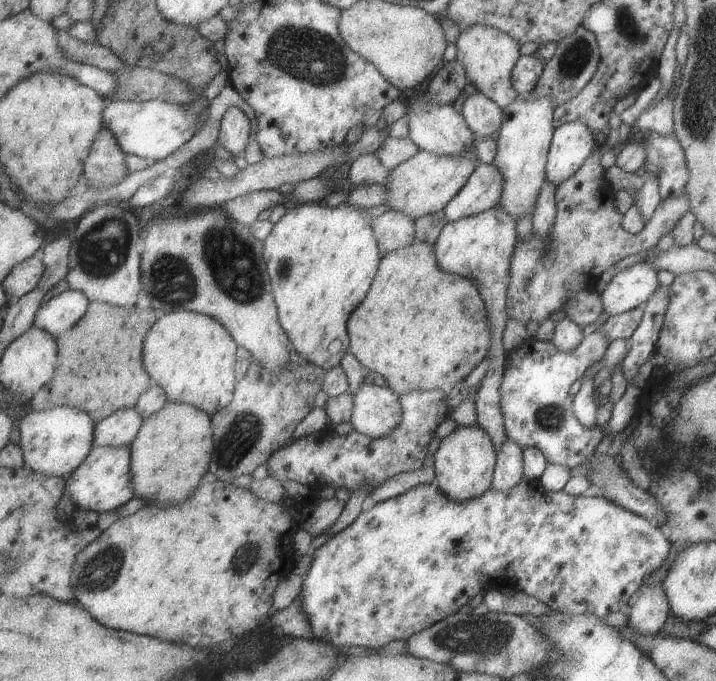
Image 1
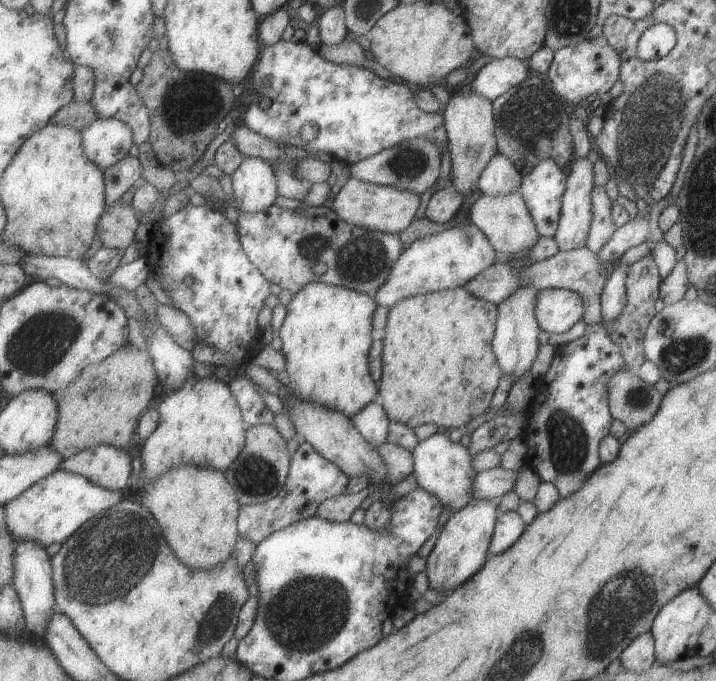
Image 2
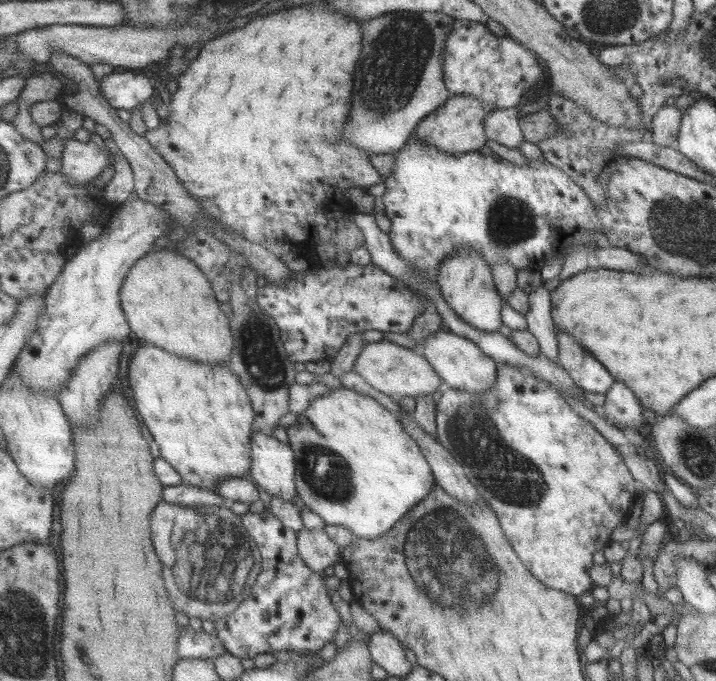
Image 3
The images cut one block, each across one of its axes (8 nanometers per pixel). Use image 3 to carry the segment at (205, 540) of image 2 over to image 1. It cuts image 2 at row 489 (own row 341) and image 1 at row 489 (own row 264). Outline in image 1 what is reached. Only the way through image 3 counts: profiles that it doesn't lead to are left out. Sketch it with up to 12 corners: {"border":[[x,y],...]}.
{"border":[[169,401],[131,448],[138,498],[189,500],[210,478],[211,414]]}

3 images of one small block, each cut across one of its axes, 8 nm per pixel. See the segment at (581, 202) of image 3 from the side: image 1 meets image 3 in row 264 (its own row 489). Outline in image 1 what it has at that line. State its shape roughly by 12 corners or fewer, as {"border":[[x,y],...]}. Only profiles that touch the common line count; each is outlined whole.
{"border":[[435,483],[316,549],[315,638],[380,649],[507,587],[625,610],[672,544],[603,496]]}

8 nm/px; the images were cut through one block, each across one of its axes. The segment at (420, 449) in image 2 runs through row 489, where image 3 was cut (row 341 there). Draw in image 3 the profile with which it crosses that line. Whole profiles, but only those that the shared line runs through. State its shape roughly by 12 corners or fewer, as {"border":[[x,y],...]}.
{"border":[[441,328],[420,350],[446,388],[492,390],[499,362]]}

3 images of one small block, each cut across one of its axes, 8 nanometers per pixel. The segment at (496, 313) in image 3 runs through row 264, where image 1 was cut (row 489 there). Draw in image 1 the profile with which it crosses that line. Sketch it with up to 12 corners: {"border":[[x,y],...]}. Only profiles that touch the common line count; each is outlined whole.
{"border":[[458,425],[434,456],[436,484],[471,500],[492,489],[498,452]]}

